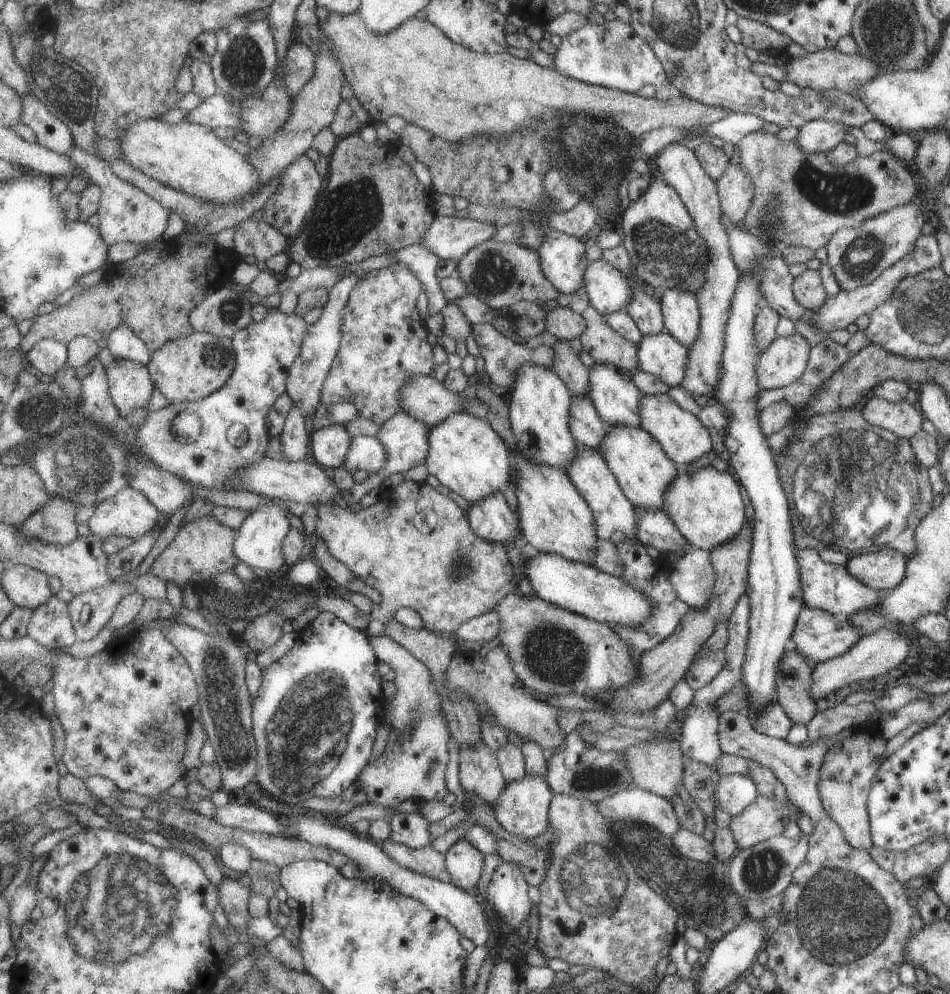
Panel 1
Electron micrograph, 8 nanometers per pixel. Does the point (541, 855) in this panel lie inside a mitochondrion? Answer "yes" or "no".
yes

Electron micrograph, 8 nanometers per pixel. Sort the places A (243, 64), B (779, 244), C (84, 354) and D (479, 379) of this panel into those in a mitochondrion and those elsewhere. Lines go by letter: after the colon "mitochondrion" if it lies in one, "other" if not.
A: mitochondrion
B: other
C: other
D: other

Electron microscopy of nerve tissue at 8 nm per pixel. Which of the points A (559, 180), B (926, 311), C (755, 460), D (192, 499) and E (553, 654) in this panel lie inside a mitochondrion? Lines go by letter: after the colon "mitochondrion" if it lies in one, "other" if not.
A: mitochondrion
B: mitochondrion
C: other
D: other
E: mitochondrion

